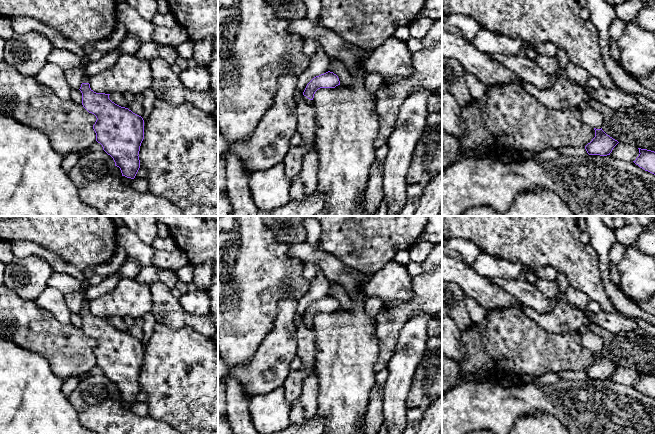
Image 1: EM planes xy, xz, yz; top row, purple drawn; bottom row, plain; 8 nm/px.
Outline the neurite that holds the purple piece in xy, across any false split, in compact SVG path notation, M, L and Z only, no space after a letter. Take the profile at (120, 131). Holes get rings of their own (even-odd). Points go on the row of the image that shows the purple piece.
M53 48L47 58L49 63L58 65L64 71L72 68L83 70L82 105L96 116L93 125L96 141L110 155L115 166L119 167L122 176L134 179L139 168L139 151L144 139L144 120L125 107L109 99L110 94L96 93L90 88L86 74L87 60L63 48Z

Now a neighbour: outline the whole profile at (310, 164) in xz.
M316 148L308 151L302 160L301 179L304 195L310 195L317 190L319 159Z

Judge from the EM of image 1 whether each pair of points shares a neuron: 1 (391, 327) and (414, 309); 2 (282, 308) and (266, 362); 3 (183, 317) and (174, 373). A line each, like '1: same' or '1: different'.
1: same
2: same
3: different

